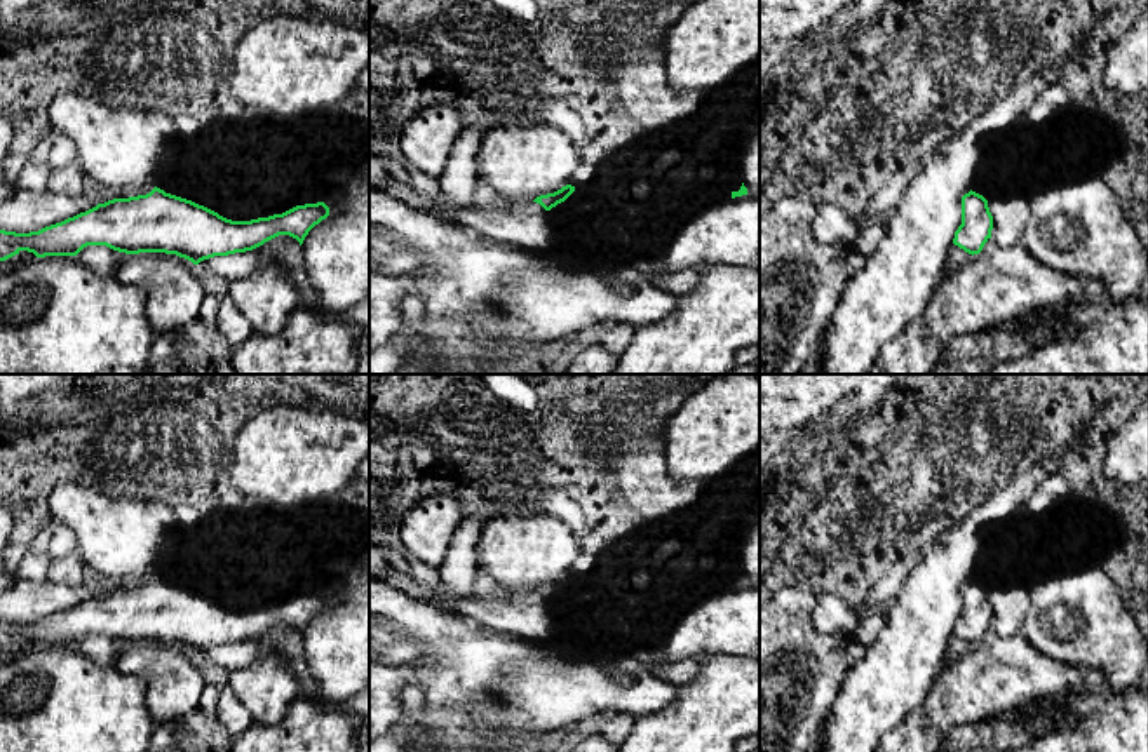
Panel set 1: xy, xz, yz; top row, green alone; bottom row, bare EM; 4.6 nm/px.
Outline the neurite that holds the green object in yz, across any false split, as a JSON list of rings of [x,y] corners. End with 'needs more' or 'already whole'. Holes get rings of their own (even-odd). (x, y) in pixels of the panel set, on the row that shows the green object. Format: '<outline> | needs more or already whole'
[[[969,191],[962,197],[962,225],[955,232],[953,244],[969,254],[979,254],[984,244],[991,238],[993,216],[988,200]]] | already whole

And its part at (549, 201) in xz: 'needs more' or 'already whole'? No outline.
already whole

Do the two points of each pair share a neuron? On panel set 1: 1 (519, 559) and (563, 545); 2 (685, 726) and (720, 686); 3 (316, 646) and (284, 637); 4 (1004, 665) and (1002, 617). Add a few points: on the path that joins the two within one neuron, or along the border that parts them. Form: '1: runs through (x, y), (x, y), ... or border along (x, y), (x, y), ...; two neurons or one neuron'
1: runs through (530, 550), (553, 549); one neuron
2: runs through (695, 716), (715, 697); one neuron
3: border along (300, 636), (305, 665), (317, 681); two neurons
4: border along (1021, 632), (1011, 637), (999, 637); two neurons

